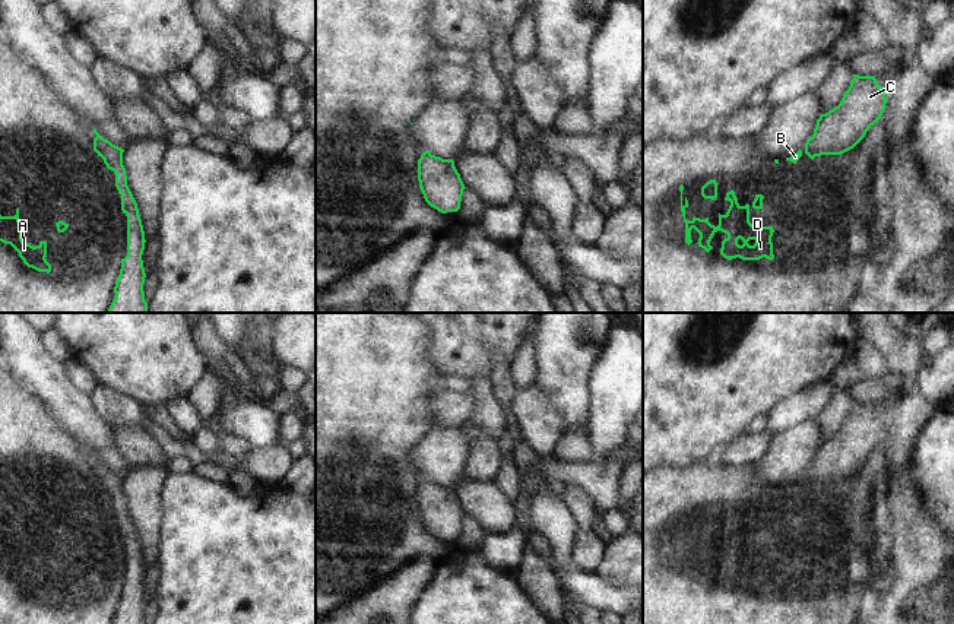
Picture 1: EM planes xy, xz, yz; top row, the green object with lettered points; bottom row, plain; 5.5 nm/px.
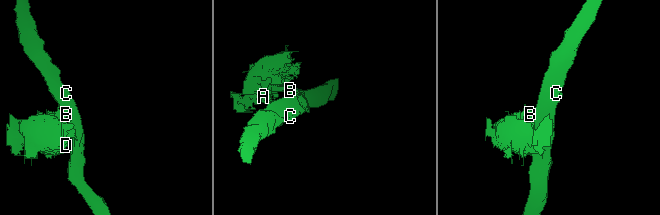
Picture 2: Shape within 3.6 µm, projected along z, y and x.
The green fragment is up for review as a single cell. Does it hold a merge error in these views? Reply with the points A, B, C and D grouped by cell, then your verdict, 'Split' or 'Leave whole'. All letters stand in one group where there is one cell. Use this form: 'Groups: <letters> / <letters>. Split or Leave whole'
Groups: A B D / C. Split

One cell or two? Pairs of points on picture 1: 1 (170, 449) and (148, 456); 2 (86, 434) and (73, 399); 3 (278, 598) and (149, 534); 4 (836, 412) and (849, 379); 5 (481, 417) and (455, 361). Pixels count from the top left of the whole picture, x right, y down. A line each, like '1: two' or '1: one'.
1: two
2: one
3: two
4: one
5: two

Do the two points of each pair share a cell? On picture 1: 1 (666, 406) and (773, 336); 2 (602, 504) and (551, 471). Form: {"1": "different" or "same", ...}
{"1": "same", "2": "same"}

